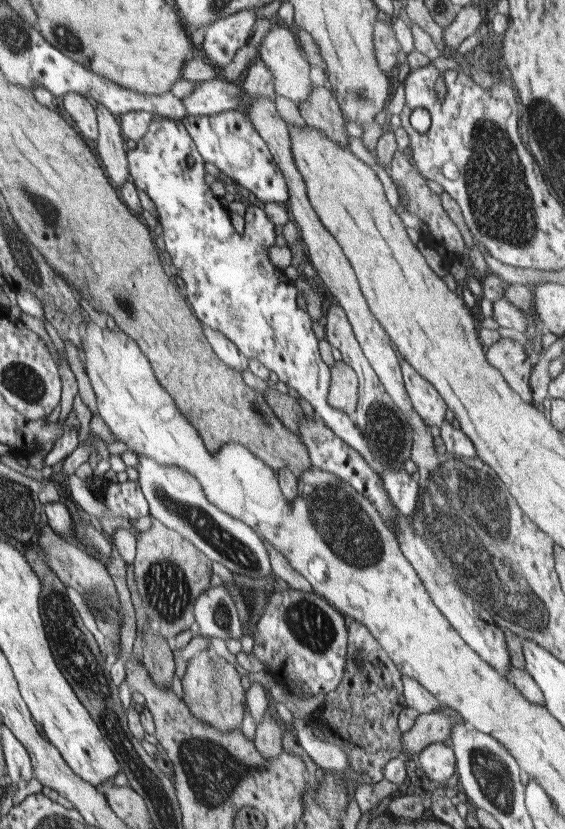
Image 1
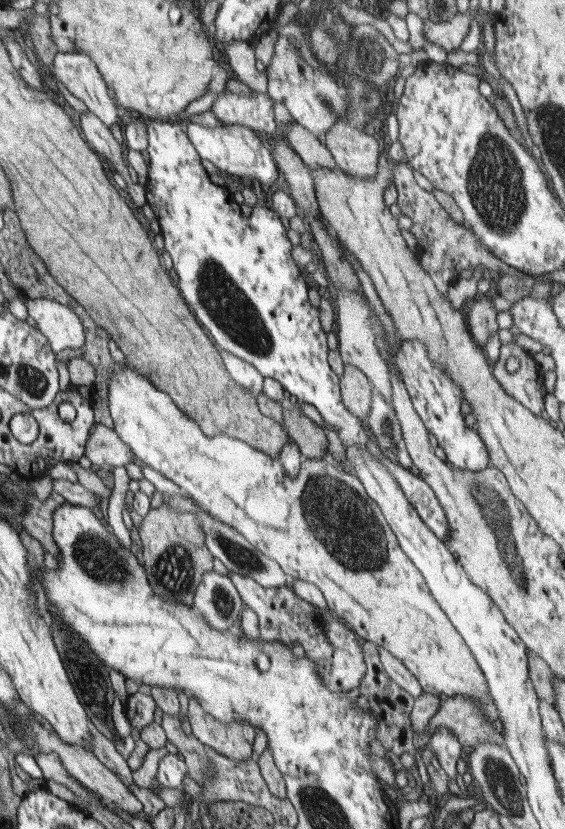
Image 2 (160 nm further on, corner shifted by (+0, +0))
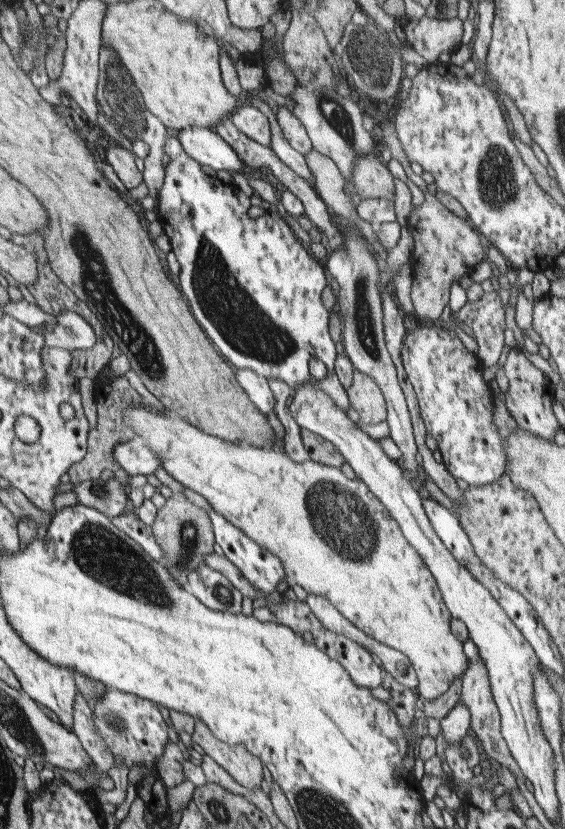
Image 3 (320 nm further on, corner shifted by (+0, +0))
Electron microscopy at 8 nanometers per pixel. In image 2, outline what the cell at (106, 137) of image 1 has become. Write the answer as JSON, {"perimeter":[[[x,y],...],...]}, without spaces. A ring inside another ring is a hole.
{"perimeter":[[[83,52],[58,53],[53,60],[53,76],[86,105],[108,128],[116,123],[119,109],[110,95],[96,63]]]}

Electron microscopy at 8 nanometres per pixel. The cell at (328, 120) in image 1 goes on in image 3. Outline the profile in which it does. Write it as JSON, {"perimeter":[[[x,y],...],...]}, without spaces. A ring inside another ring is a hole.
{"perimeter":[[[373,152],[363,154],[355,162],[353,178],[351,178],[351,182],[346,183],[346,192],[348,194],[359,194],[362,199],[387,198],[394,201],[394,176]]]}

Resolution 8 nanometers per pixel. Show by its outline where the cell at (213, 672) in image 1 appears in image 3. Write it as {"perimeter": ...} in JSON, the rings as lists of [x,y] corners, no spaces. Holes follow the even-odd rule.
{"perimeter":[[[196,719],[191,740],[199,744],[205,754],[215,760],[236,782],[248,790],[255,790],[262,784],[264,770],[259,758],[256,758],[241,744],[228,744],[218,740],[210,729]]]}

